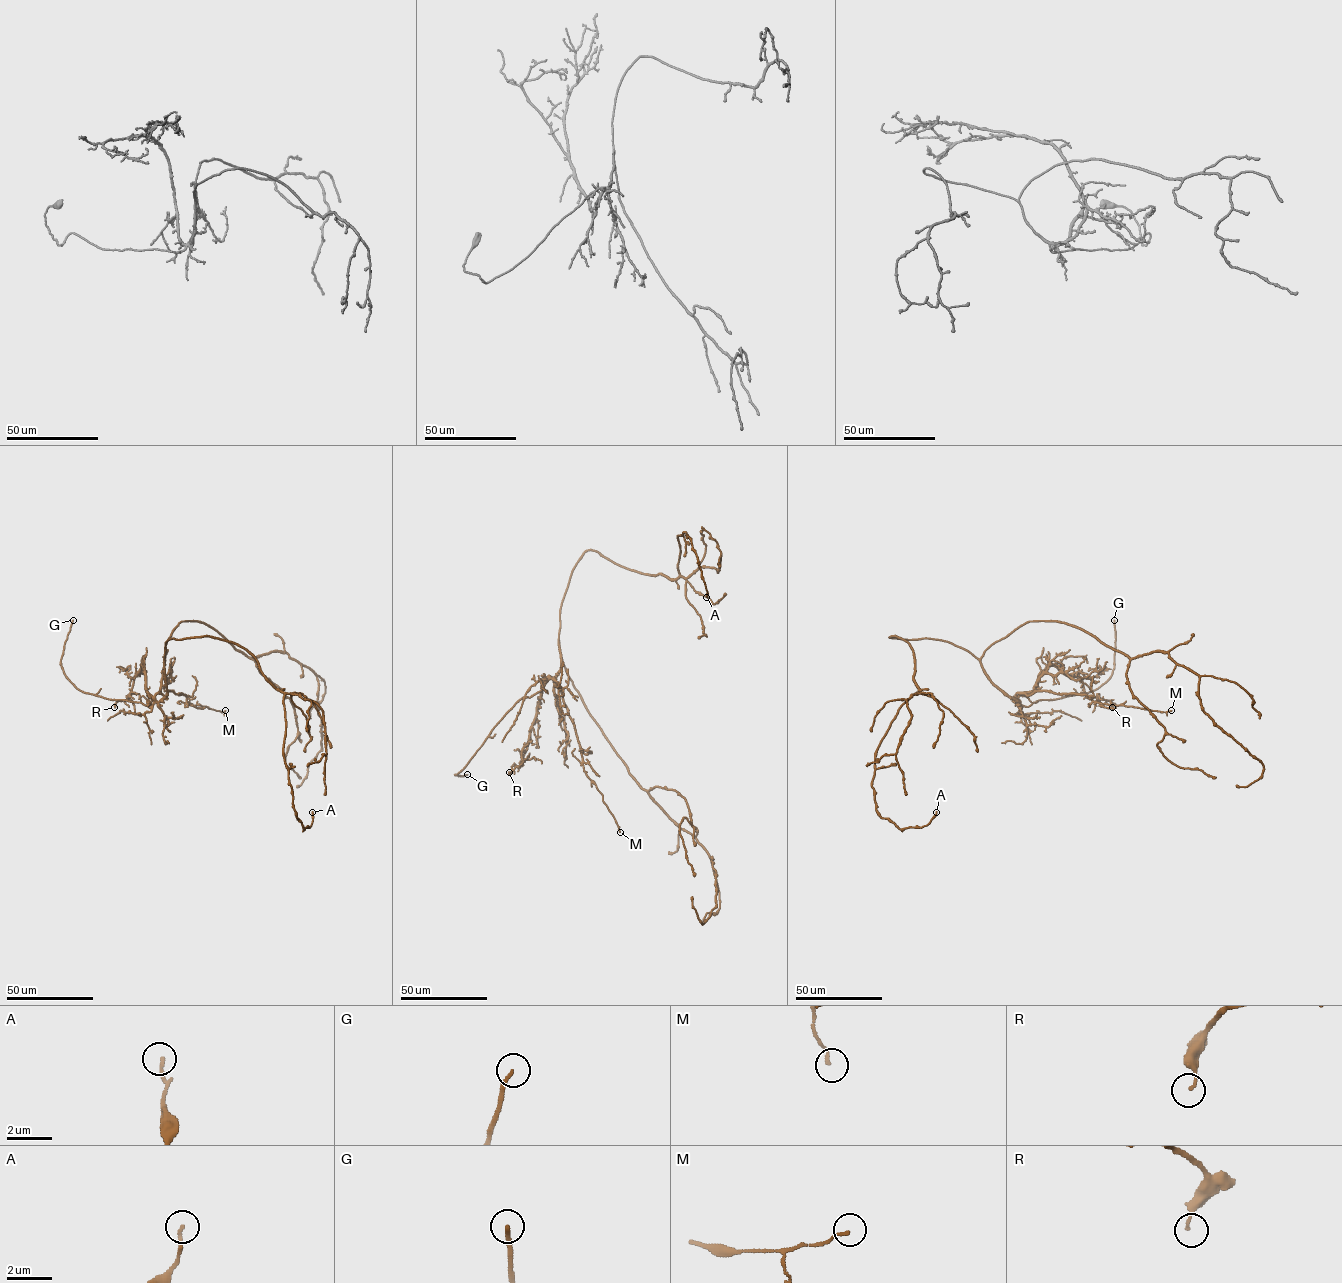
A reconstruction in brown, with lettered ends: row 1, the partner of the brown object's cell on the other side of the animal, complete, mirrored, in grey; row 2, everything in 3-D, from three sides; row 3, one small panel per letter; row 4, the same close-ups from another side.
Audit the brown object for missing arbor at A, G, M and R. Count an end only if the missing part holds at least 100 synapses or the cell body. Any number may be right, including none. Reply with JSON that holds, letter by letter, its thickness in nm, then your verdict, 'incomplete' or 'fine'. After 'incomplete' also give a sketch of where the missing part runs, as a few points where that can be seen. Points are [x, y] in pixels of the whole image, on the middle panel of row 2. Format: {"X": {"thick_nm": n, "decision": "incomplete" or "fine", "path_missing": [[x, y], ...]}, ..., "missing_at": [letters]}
{"A": {"thick_nm": 110, "decision": "fine"}, "G": {"thick_nm": 180, "decision": "incomplete", "path_missing": [[467, 774], [481, 768], [496, 753], [518, 746]]}, "M": {"thick_nm": 130, "decision": "fine"}, "R": {"thick_nm": 130, "decision": "fine"}, "missing_at": ["G"]}

